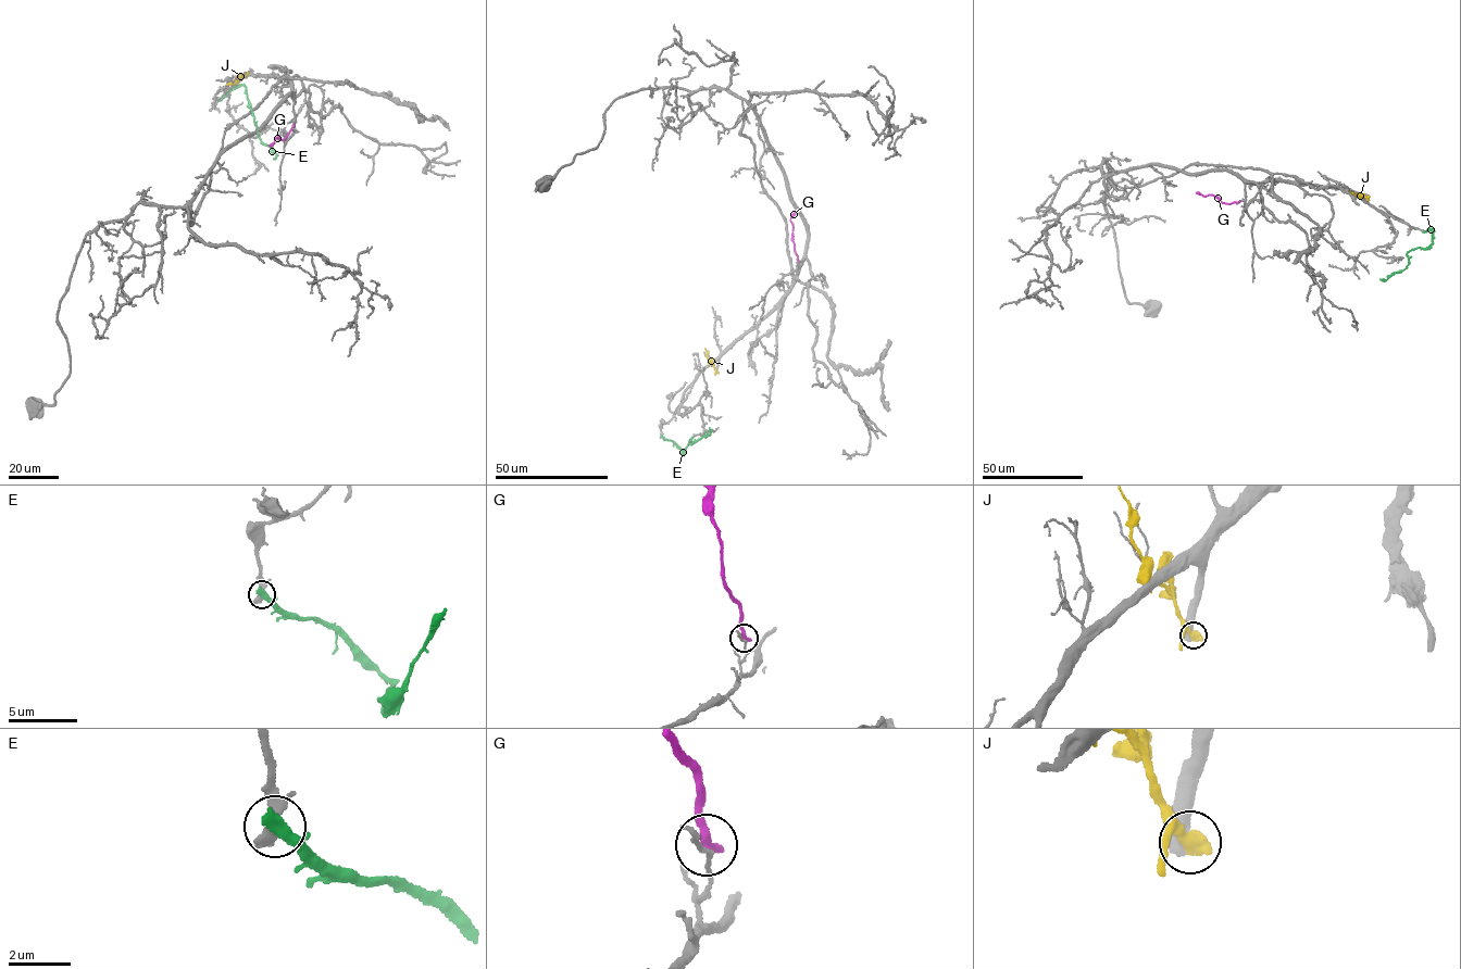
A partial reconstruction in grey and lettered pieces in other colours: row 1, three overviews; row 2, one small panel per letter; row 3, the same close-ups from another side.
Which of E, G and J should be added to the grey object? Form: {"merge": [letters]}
{"merge": []}

